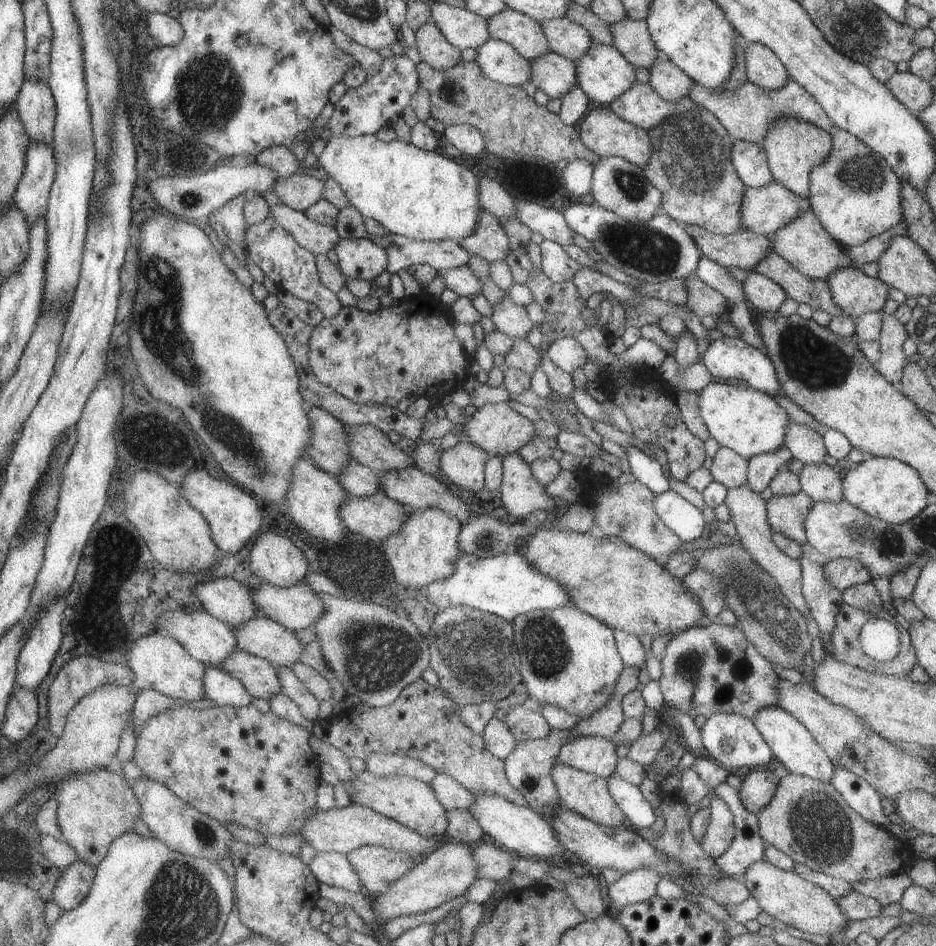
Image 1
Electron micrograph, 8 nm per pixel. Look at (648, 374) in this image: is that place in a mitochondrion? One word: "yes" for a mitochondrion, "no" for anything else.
no

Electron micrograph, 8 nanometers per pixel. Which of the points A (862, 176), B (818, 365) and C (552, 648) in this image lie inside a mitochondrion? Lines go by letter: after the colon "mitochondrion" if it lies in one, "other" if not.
A: mitochondrion
B: mitochondrion
C: mitochondrion

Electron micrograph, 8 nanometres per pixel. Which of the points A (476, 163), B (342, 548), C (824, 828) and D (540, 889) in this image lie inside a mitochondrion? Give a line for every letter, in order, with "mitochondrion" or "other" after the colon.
A: other
B: other
C: mitochondrion
D: other

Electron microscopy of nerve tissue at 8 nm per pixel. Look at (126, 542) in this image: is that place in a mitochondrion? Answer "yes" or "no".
no

